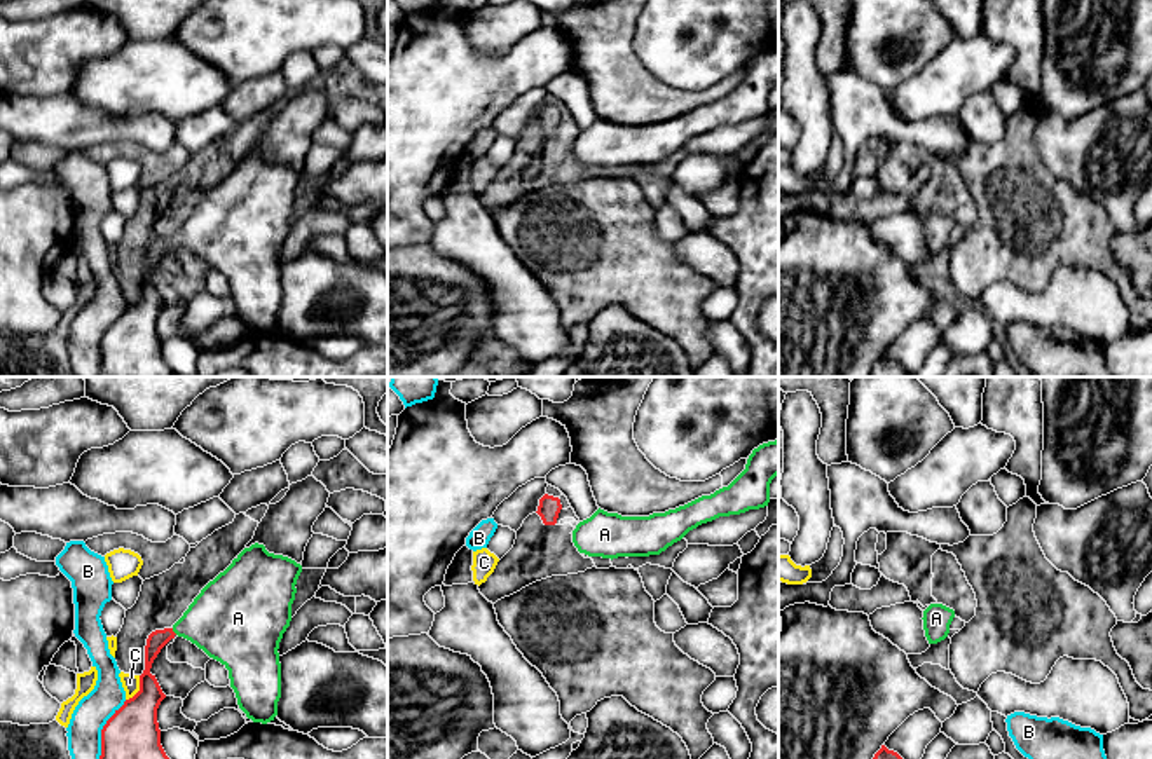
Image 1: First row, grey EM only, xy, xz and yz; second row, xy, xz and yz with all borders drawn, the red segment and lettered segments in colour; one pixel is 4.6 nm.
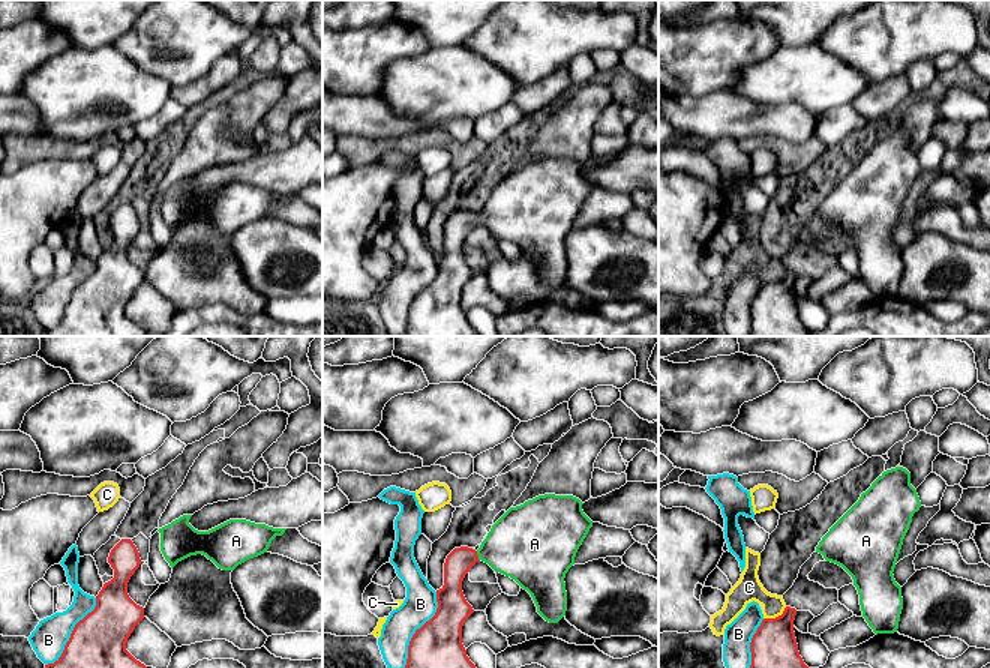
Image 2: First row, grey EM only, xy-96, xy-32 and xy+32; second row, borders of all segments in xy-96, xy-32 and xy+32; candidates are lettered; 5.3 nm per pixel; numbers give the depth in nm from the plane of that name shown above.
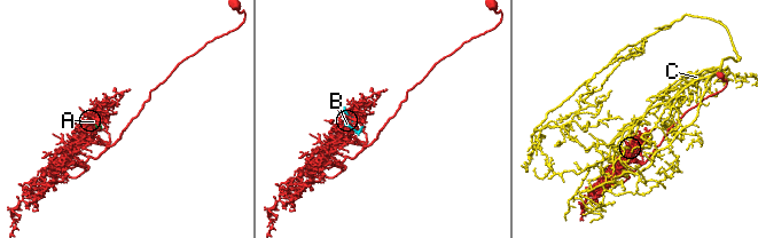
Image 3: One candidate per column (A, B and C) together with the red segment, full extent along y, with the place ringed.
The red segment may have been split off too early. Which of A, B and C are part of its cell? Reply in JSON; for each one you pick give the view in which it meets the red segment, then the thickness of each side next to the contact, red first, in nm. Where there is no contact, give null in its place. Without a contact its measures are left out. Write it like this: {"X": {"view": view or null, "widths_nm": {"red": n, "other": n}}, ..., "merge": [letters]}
{"A": {"view": "xy", "widths_nm": {"red": 90, "other": 360}}, "merge": ["A"]}

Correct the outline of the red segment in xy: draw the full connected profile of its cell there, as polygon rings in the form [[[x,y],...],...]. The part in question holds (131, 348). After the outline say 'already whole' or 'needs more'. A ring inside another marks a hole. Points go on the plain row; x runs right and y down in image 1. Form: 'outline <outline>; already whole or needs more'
outline [[[255,152],[244,157],[223,181],[201,199],[171,237],[152,241],[145,255],[140,300],[126,309],[103,335],[101,365],[96,377],[176,377],[161,354],[157,332],[157,318],[166,304],[155,284],[150,283],[161,258],[176,244],[190,250],[229,279],[230,297],[248,328],[262,333],[274,330],[281,307],[278,258],[291,230],[291,213],[300,181],[302,174],[295,169],[269,162],[264,154]]]; needs more

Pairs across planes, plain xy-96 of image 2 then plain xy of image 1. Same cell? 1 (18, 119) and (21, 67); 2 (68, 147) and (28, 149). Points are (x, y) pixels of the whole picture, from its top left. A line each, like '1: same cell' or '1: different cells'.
1: different cells
2: same cell

